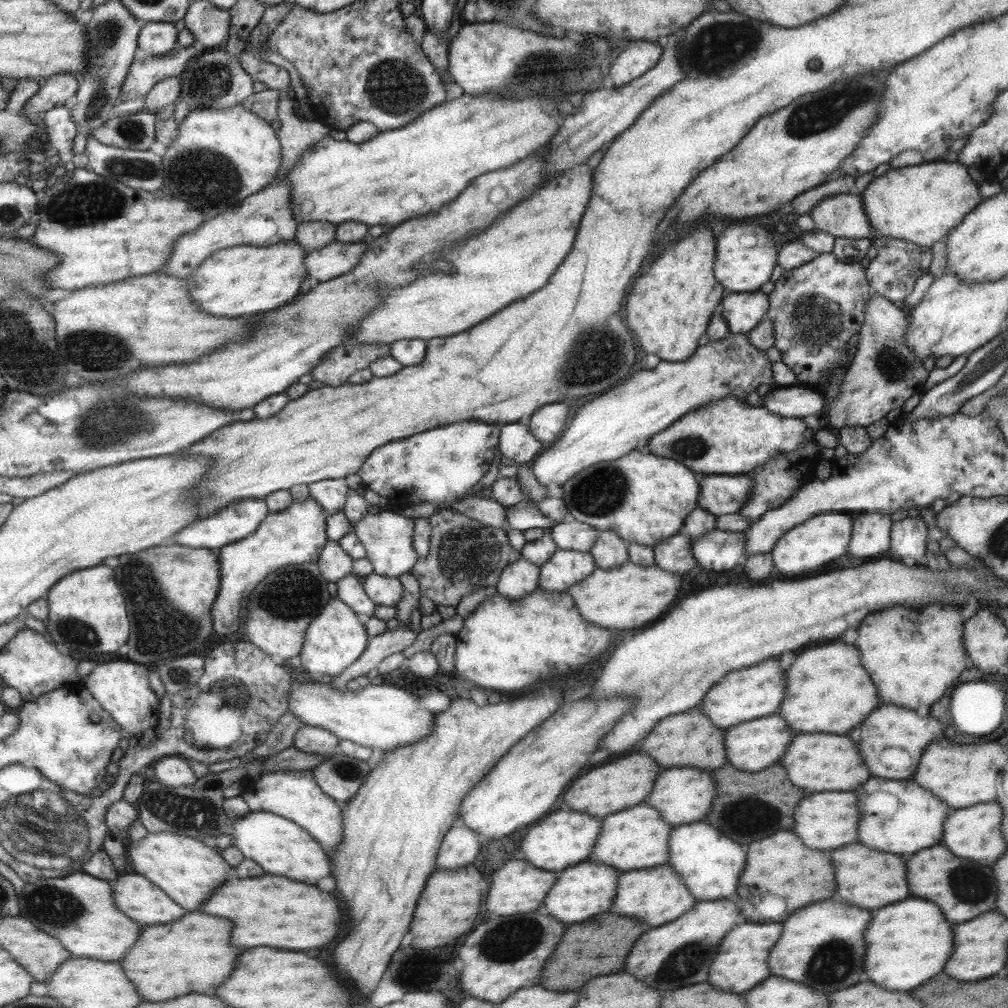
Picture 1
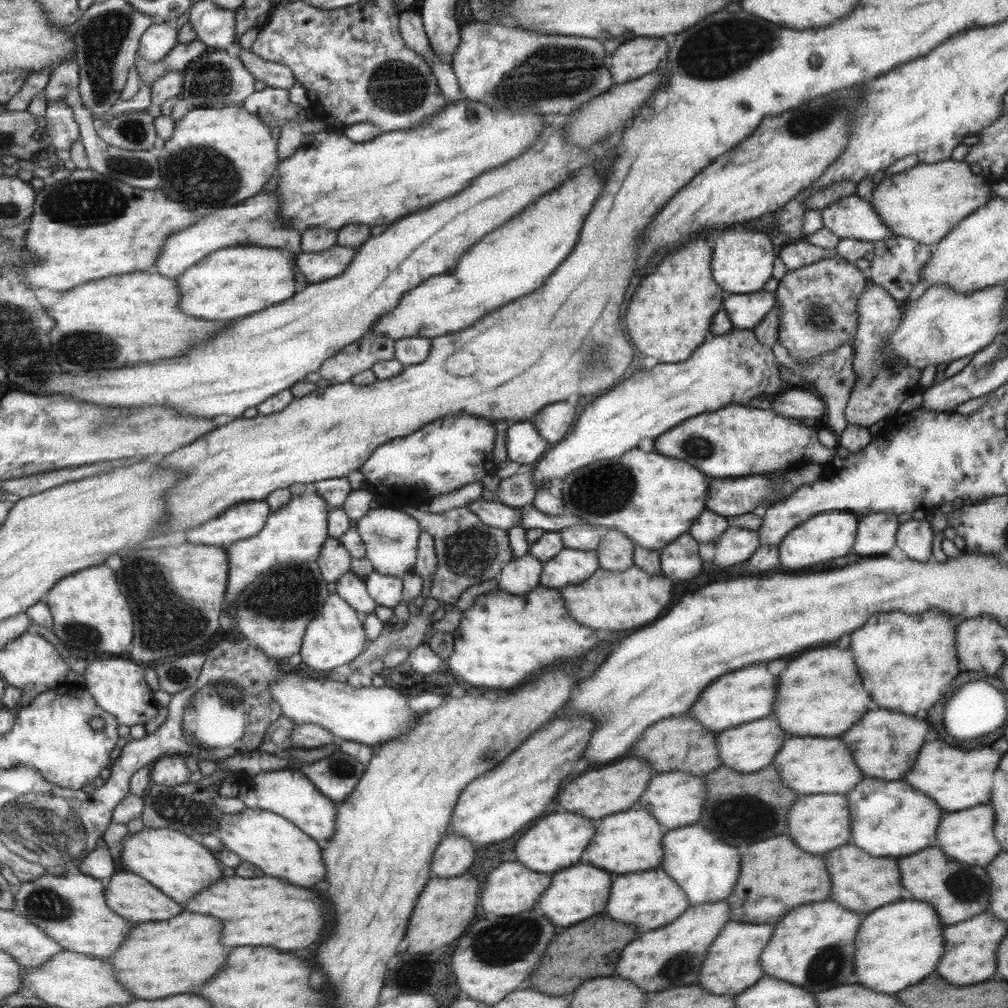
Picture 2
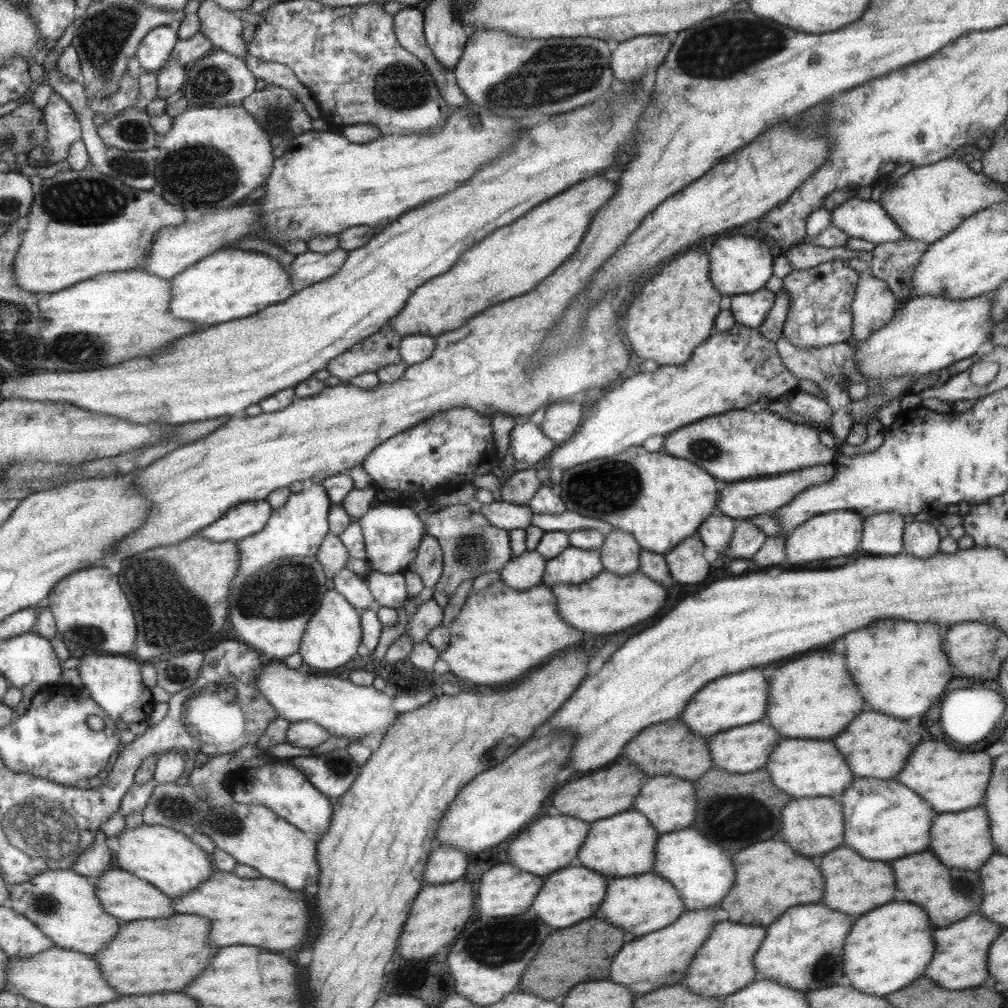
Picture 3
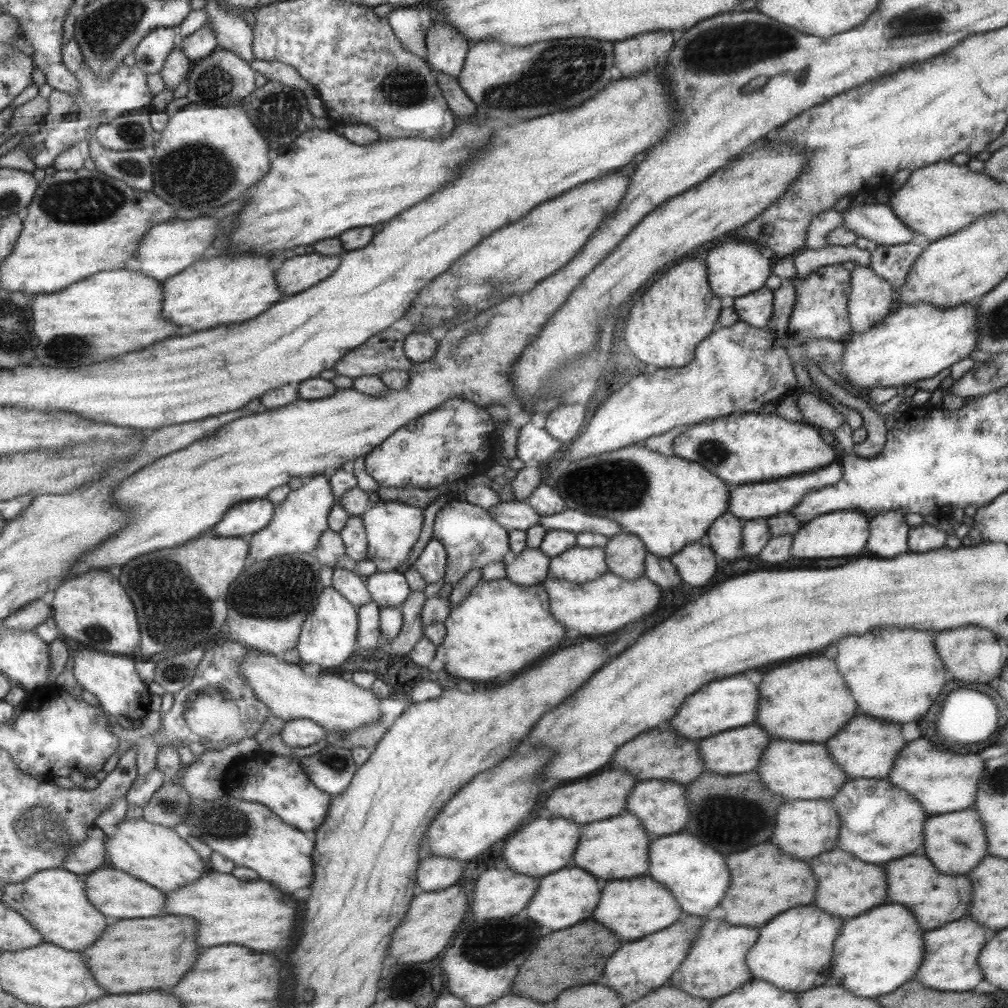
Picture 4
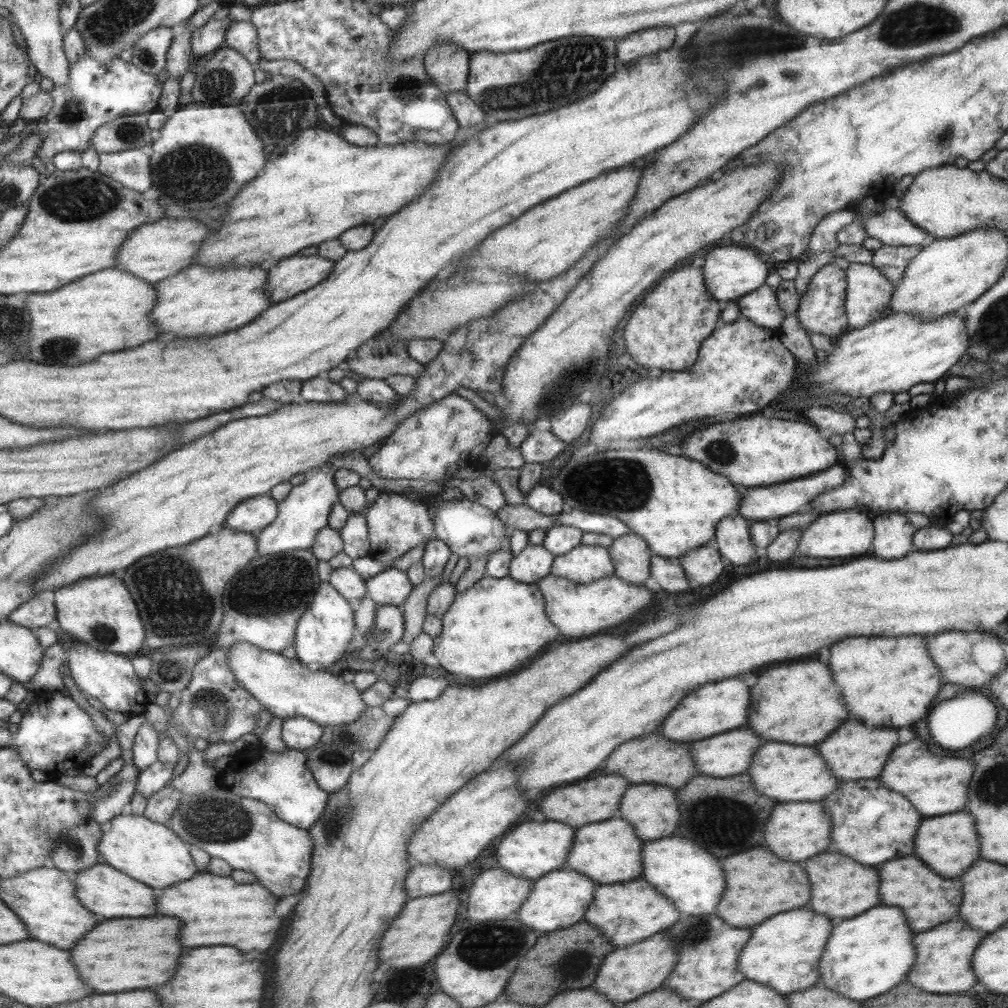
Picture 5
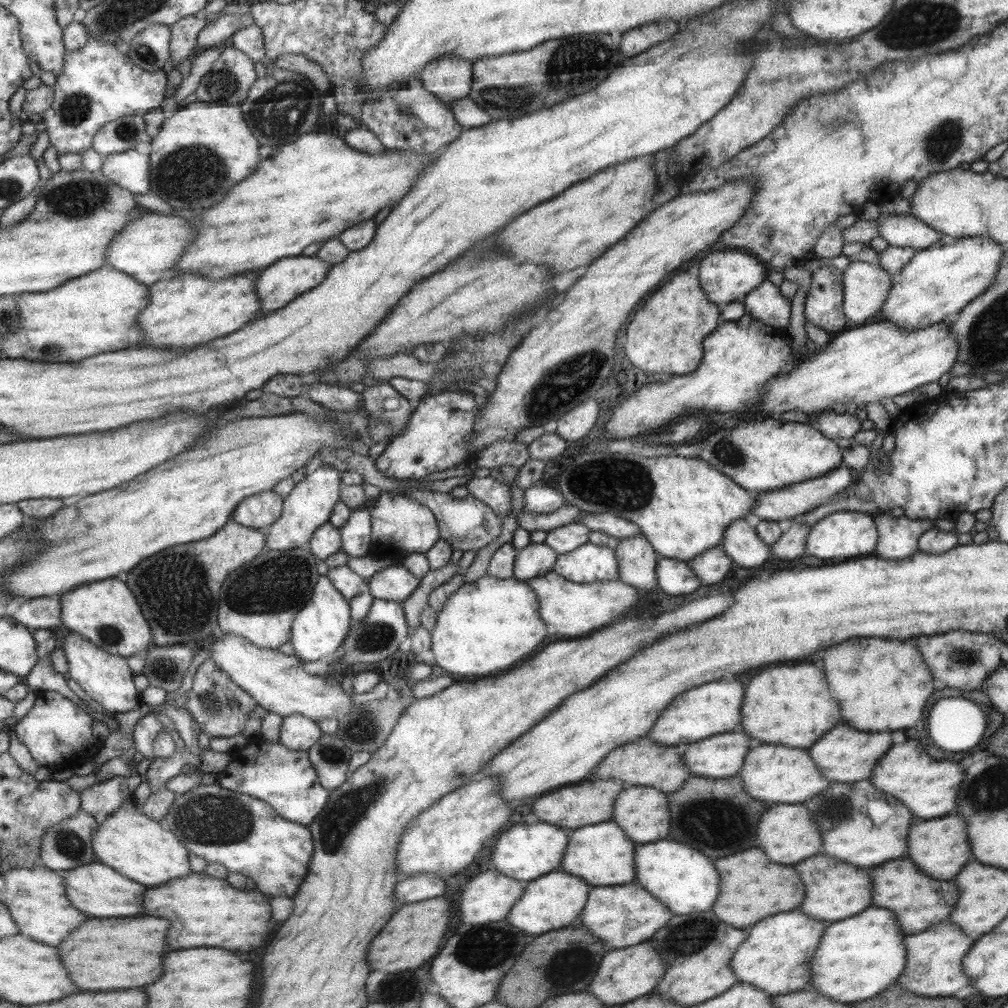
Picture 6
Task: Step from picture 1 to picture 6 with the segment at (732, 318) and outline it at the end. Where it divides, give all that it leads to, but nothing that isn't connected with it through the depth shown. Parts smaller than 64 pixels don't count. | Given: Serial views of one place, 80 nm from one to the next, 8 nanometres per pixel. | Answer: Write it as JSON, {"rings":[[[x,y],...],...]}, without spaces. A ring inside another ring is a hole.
{"rings":[[[767,279],[751,290],[741,302],[745,316],[763,324],[785,328],[789,322],[790,304],[781,296],[778,287]]]}

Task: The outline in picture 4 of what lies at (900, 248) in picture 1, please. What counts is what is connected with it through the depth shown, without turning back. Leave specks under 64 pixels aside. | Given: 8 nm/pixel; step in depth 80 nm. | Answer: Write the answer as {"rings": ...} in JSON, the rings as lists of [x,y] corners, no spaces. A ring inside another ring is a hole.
{"rings":[[[910,241],[891,246],[877,245],[875,250],[870,252],[868,268],[886,280],[897,293],[904,285],[909,267],[922,250],[919,244]]]}

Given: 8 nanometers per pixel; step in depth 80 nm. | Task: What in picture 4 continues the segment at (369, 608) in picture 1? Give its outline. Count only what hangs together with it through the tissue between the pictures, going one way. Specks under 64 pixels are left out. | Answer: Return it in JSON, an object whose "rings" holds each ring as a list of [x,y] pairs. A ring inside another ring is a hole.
{"rings":[[[334,568],[331,587],[353,606],[359,607],[371,601],[371,595],[367,590],[364,578],[354,571]]]}

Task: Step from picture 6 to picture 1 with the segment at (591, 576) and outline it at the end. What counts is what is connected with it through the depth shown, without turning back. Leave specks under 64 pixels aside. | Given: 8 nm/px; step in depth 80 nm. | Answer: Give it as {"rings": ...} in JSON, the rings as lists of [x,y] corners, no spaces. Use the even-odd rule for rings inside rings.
{"rings":[[[555,549],[547,562],[539,566],[537,588],[565,593],[571,585],[587,578],[595,568],[588,552]]]}

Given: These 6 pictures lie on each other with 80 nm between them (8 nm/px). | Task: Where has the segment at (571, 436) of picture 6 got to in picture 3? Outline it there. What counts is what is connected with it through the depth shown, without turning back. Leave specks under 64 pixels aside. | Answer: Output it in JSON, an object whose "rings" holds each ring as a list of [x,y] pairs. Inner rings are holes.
{"rings":[[[565,401],[565,404],[551,404],[547,408],[538,427],[553,442],[565,442],[575,432],[581,422],[581,406],[577,402]]]}

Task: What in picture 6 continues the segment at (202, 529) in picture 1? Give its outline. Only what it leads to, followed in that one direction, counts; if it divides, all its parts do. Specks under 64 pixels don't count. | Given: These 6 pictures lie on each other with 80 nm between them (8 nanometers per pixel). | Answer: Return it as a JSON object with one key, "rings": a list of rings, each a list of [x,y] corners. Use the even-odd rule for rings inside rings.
{"rings":[[[272,490],[251,494],[235,510],[233,521],[247,526],[247,529],[266,530],[281,515],[283,498]]]}

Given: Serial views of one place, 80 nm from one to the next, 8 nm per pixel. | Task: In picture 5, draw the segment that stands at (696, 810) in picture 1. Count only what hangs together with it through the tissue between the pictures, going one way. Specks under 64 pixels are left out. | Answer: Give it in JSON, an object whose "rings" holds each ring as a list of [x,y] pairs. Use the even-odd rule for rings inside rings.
{"rings":[[[633,784],[625,790],[619,804],[621,818],[629,821],[637,836],[643,840],[657,840],[663,836],[671,836],[679,826],[679,807],[676,789],[665,785]]]}

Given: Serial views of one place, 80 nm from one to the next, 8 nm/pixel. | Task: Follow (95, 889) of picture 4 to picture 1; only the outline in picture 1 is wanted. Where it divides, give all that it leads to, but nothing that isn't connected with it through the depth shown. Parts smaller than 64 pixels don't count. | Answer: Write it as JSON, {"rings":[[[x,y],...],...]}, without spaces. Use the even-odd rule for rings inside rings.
{"rings":[[[125,873],[113,882],[113,887],[119,908],[145,926],[169,924],[188,913],[170,894],[142,874]]]}

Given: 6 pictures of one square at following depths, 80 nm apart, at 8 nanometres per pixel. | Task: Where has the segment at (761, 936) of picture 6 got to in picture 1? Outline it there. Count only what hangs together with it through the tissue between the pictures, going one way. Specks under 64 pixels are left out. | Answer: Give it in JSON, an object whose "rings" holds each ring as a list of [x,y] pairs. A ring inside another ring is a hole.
{"rings":[[[833,900],[795,910],[783,922],[783,932],[769,951],[767,962],[771,975],[823,990],[825,994],[867,980],[867,974],[863,974],[866,946],[863,938],[869,920],[869,910]]]}

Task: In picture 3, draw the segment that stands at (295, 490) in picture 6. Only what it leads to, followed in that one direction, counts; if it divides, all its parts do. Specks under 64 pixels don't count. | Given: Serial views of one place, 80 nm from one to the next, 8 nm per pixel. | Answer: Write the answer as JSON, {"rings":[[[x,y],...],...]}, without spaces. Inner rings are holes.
{"rings":[[[311,481],[301,492],[291,492],[285,505],[274,508],[263,529],[238,543],[242,553],[239,574],[249,576],[269,562],[289,556],[315,556],[323,537],[328,534],[327,516],[332,506],[324,492],[320,481]]]}

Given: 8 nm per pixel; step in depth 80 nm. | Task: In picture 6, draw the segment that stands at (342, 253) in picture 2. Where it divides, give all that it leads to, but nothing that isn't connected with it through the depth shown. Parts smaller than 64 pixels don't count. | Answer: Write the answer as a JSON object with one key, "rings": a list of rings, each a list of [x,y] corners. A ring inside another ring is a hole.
{"rings":[[[315,254],[282,257],[281,260],[270,264],[263,272],[259,272],[258,280],[256,280],[256,293],[259,297],[260,310],[255,316],[260,317],[272,310],[280,309],[294,301],[301,293],[310,291],[325,278],[329,269],[330,264]]]}

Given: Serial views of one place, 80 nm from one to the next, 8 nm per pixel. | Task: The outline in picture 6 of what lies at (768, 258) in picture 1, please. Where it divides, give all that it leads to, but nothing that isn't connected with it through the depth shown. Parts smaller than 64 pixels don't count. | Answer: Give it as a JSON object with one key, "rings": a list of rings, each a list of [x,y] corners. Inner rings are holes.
{"rings":[[[740,249],[717,250],[707,254],[699,264],[699,284],[709,294],[709,302],[715,304],[741,301],[754,288],[757,288],[765,279],[769,270],[767,266],[753,254]]]}

